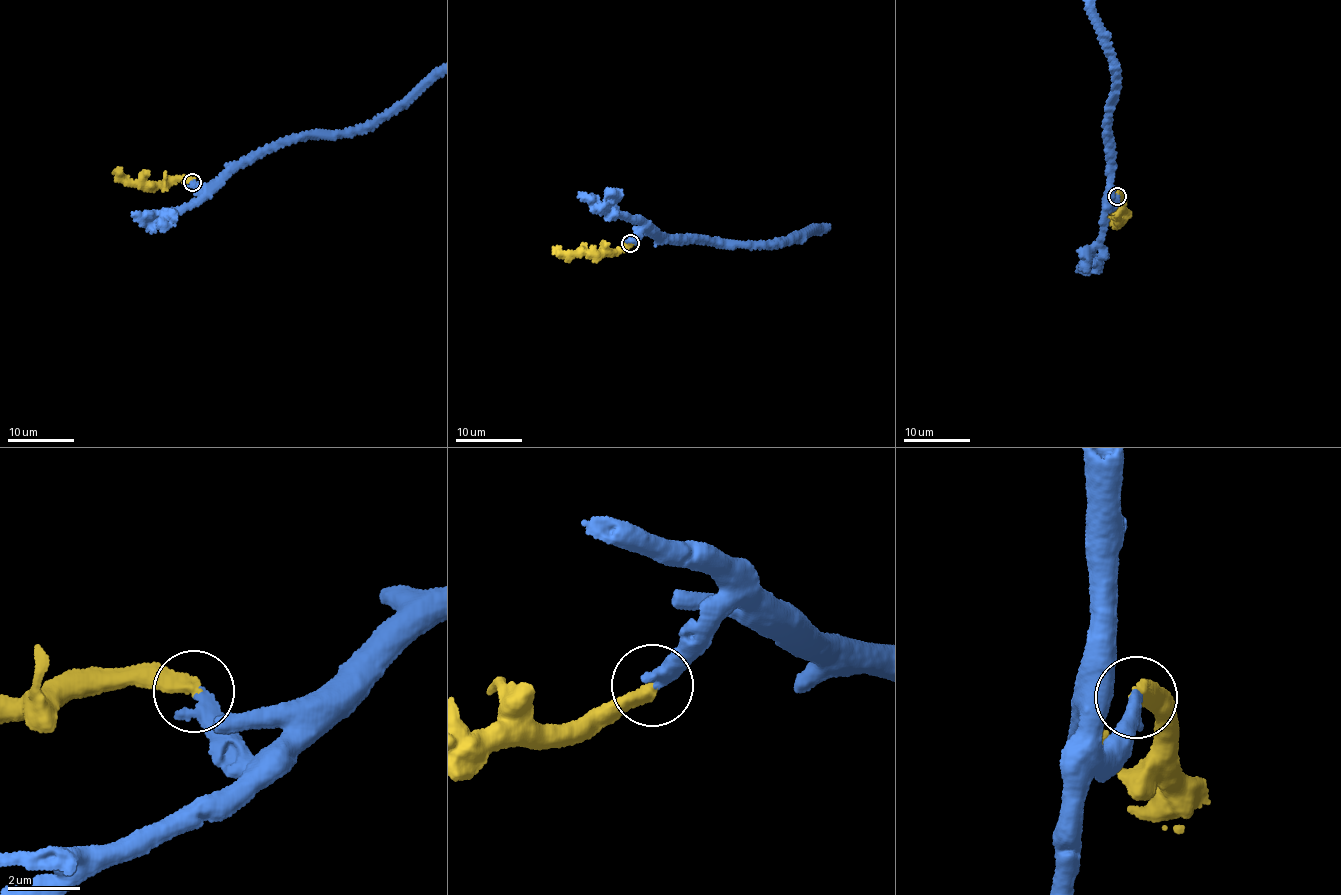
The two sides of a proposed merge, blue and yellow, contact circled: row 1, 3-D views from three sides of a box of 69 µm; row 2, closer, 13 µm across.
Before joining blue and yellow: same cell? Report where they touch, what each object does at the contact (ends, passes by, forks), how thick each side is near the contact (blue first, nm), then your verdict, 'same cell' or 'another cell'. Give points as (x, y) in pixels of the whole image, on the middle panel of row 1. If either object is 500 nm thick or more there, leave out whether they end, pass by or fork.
at (630, 243); blue ends there; yellow ends there; 420 nm thick on the blue side, 400 nm on the other; same cell

